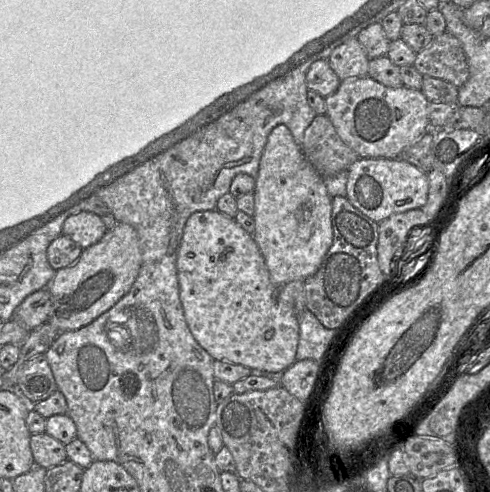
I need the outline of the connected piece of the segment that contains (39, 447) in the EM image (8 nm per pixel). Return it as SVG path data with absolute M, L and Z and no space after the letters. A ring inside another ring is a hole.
M45 432L31 434L30 448L35 466L49 469L67 460L65 445Z

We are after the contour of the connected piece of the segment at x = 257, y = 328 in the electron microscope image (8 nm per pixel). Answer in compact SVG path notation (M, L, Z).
M216 209L191 214L184 225L176 269L188 327L214 360L272 373L283 373L297 361L298 315L279 298L253 236L234 219Z

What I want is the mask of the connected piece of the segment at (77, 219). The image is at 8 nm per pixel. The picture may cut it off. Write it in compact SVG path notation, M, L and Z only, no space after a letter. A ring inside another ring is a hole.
M86 211L69 216L62 227L62 234L82 249L96 244L106 232L102 220L95 213Z

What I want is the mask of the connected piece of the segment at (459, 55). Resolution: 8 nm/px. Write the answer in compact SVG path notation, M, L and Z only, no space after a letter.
M444 32L416 54L413 67L422 75L438 78L461 87L469 78L469 68L461 42Z

